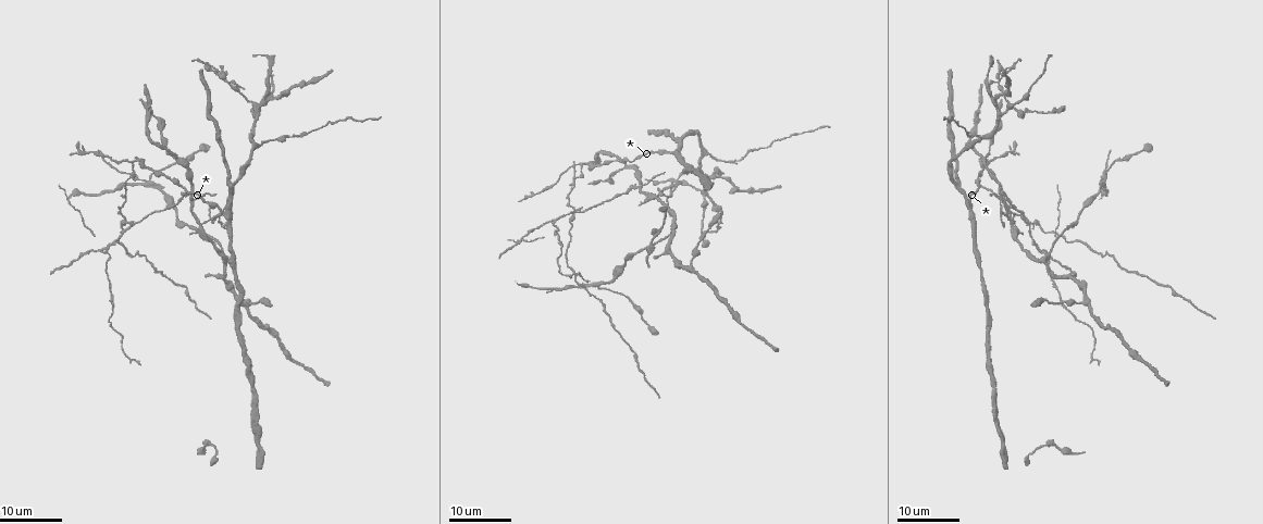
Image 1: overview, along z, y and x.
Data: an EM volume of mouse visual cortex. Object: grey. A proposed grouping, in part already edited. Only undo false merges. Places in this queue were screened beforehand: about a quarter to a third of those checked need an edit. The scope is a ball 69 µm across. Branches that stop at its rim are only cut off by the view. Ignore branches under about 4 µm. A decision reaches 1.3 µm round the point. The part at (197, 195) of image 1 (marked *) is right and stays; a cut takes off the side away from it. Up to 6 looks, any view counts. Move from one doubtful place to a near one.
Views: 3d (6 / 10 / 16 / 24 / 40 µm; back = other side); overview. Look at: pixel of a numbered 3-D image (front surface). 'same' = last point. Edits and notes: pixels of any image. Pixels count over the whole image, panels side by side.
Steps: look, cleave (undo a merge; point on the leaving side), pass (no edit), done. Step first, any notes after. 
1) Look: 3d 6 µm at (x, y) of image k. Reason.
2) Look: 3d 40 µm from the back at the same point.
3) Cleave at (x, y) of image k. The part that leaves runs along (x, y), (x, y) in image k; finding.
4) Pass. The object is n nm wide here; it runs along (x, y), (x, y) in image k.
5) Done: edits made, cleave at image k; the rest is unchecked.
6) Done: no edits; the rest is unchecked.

Look: 3d 24 µm at (176, 157) of image 1. Three-way junction.

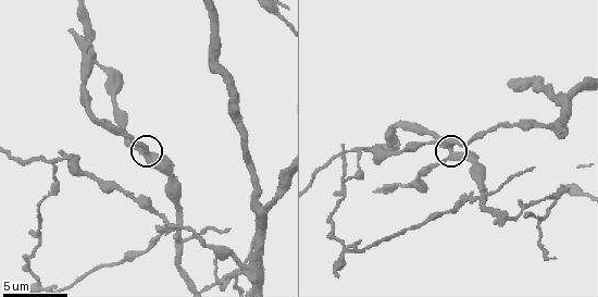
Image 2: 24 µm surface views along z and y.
Look: 3d 10 µm at (145, 151) of image 2.

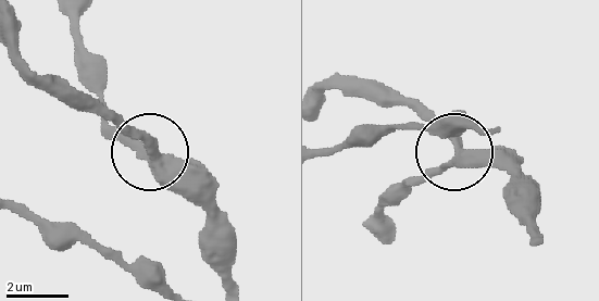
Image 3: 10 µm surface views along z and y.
Pass. 3 arms meet here; one cell here.

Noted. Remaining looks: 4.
Look: 3d 10 µm at (180, 233) of image 2. Four or more arms meet.

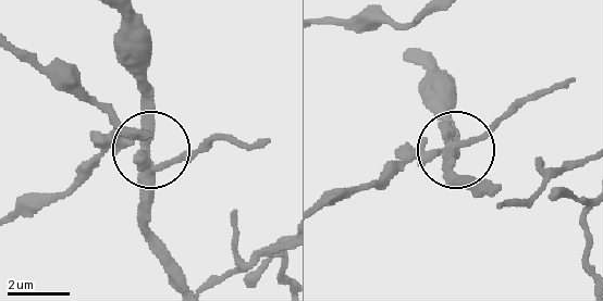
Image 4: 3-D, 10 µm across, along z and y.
Cleave at (95, 154) of image 4. The object is 330 nm wide here; two cells meet here.

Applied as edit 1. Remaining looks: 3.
Look: 3d 6 µm at (504, 220) of image 2. Branch point.

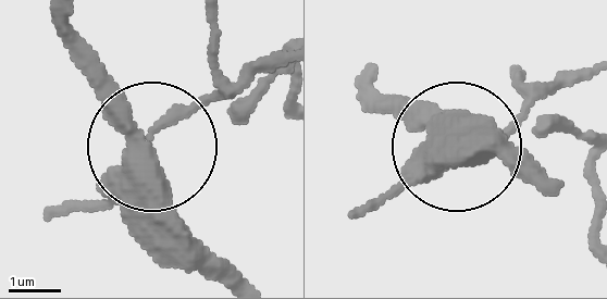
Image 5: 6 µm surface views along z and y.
Look: 3d 6 µm from the back at (152, 136) of image 5. Other side.

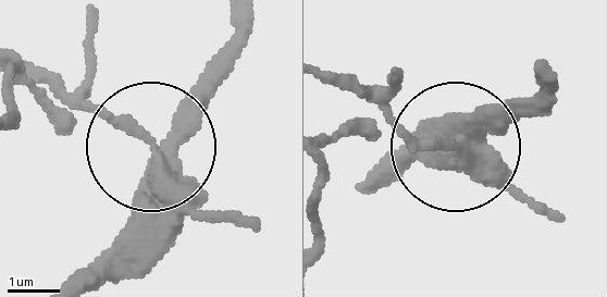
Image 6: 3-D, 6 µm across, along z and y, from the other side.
Cleave at (128, 121) of image 6. The part that leaves runs along (164, 192), (151, 144), (60, 113), (21, 78) in image 6; two cells meet here.

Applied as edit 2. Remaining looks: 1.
Done: edits made, cleave at image 4, cleave at image 6; the rest is unchecked.

